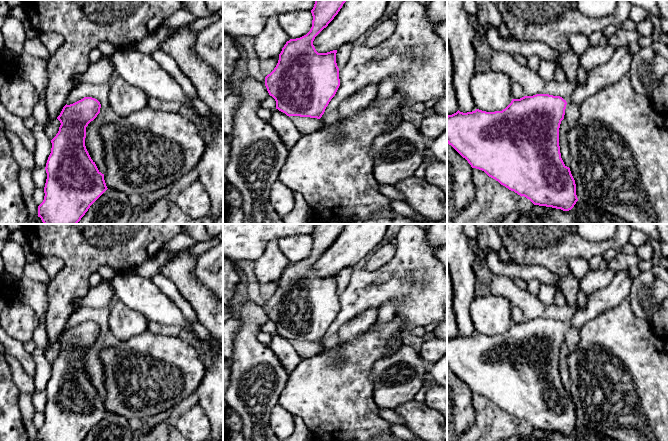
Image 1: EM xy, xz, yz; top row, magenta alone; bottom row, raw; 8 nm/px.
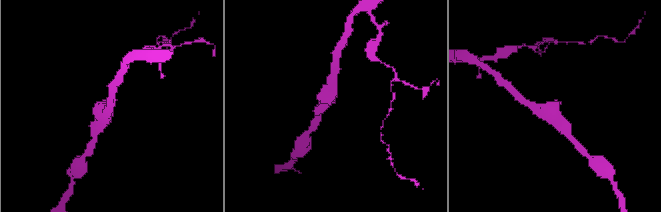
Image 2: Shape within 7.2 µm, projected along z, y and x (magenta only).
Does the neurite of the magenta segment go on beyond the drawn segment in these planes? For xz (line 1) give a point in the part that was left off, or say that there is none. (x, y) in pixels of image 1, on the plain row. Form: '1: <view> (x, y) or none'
1: none

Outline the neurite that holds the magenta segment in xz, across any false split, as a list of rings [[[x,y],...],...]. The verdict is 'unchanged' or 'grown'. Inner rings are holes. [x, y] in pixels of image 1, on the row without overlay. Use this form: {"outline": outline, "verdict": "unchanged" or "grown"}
{"outline": [[[315,224],[311,234],[313,244],[310,255],[286,266],[279,278],[274,294],[265,301],[265,310],[276,325],[276,333],[287,340],[320,343],[339,310],[339,292],[336,287],[337,274],[318,277],[313,269],[315,261],[328,250],[347,224]]], "verdict": "unchanged"}

